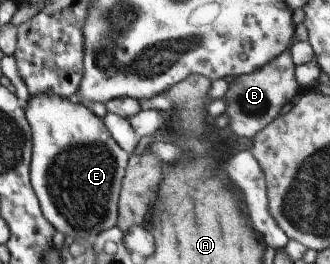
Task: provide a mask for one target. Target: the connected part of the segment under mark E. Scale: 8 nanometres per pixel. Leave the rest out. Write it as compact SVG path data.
M38 93L28 97L23 111L31 130L29 181L42 216L64 237L92 240L99 232L114 227L119 188L130 154L116 144L101 119L80 102L72 103L66 97Z

